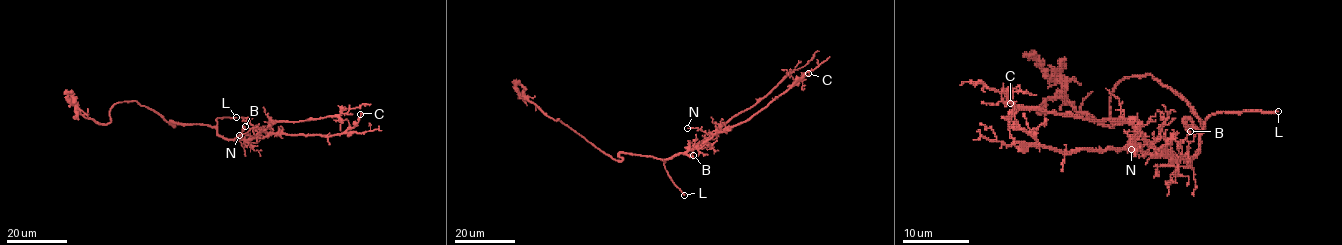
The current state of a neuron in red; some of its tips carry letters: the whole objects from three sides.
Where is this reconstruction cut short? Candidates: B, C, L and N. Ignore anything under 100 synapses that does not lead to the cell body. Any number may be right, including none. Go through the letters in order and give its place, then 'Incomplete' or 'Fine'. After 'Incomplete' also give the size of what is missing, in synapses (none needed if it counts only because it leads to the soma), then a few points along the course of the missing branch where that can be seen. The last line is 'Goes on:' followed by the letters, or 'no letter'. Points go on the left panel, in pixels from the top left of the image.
B: Place: (245, 126). Fine
C: Place: (360, 114). Fine
L: Place: (236, 117). Incomplete. Course of what is missing: (236, 117), (261, 117), (322, 129), (342, 138), (364, 157)
N: Place: (239, 135). Fine
Goes on: L

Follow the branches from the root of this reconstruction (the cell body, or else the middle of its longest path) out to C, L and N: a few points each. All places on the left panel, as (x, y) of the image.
C: (204, 124), (214, 126), (219, 135), (227, 139), (252, 139), (269, 134), (331, 136), (353, 127), (360, 114)
L: (204, 124), (215, 126), (218, 117), (236, 117)
N: (204, 124), (214, 126), (219, 135), (227, 139), (251, 139), (261, 130), (254, 127), (239, 135)

